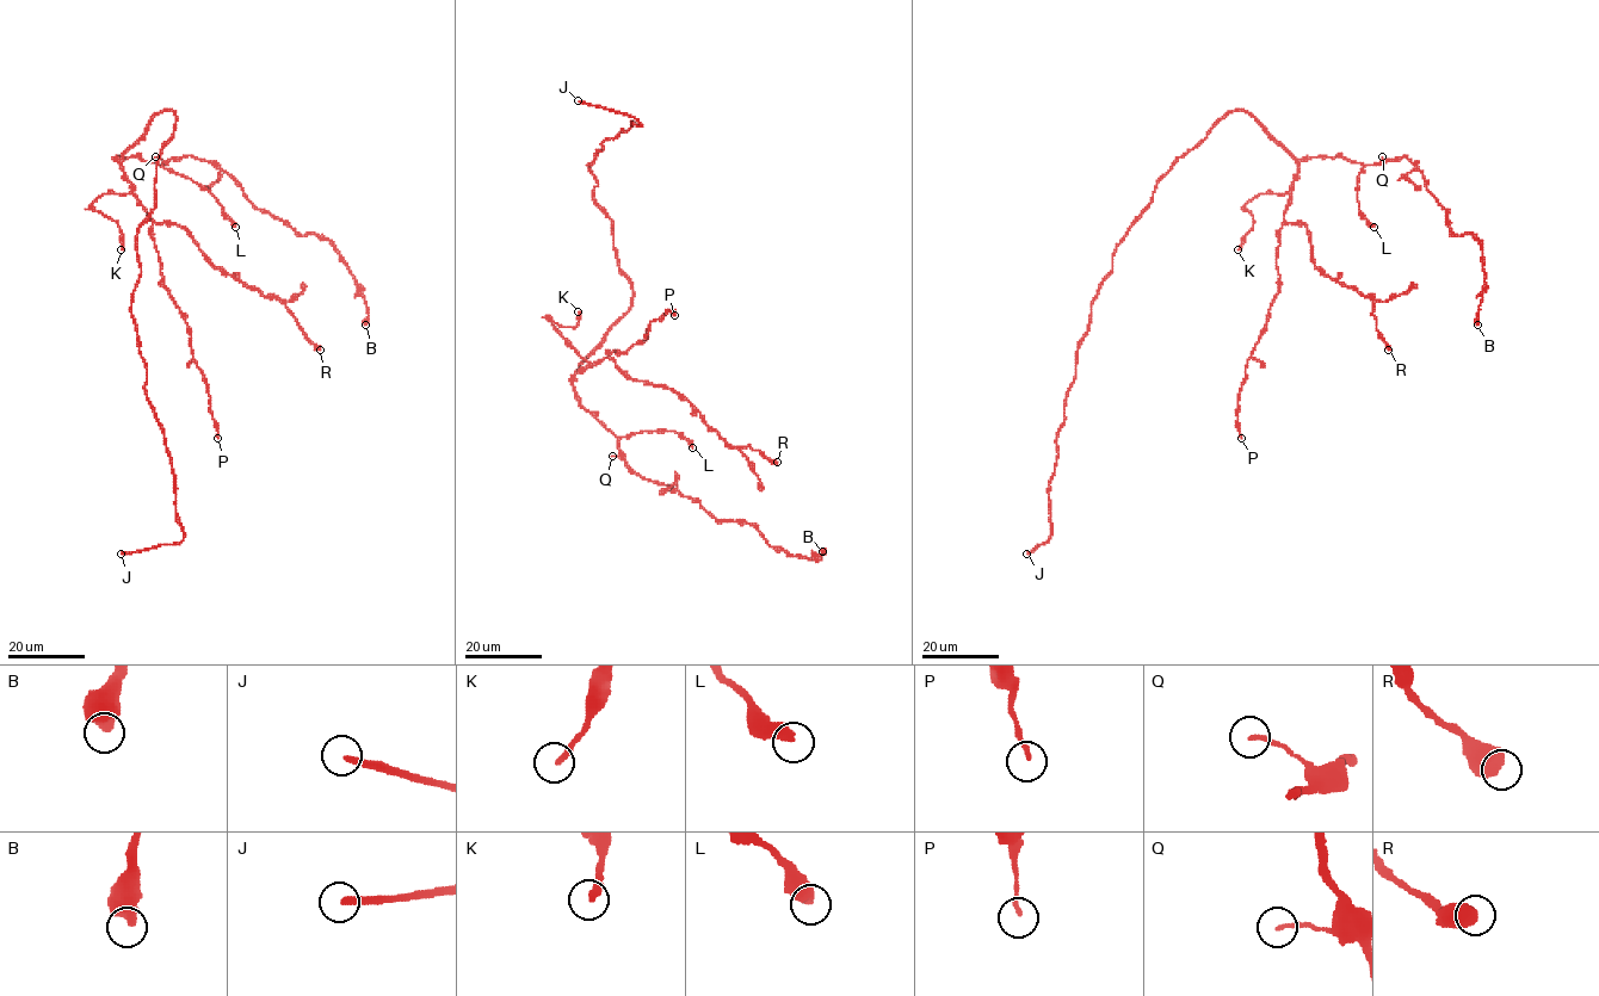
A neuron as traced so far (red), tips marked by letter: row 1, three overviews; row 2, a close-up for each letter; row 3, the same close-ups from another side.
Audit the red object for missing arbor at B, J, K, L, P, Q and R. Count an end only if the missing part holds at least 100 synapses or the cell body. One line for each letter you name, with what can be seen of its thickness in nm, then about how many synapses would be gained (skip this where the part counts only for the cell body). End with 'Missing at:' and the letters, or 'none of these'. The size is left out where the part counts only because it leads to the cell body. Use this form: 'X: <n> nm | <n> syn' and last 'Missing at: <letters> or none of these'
J: 240 nm
Missing at: J

